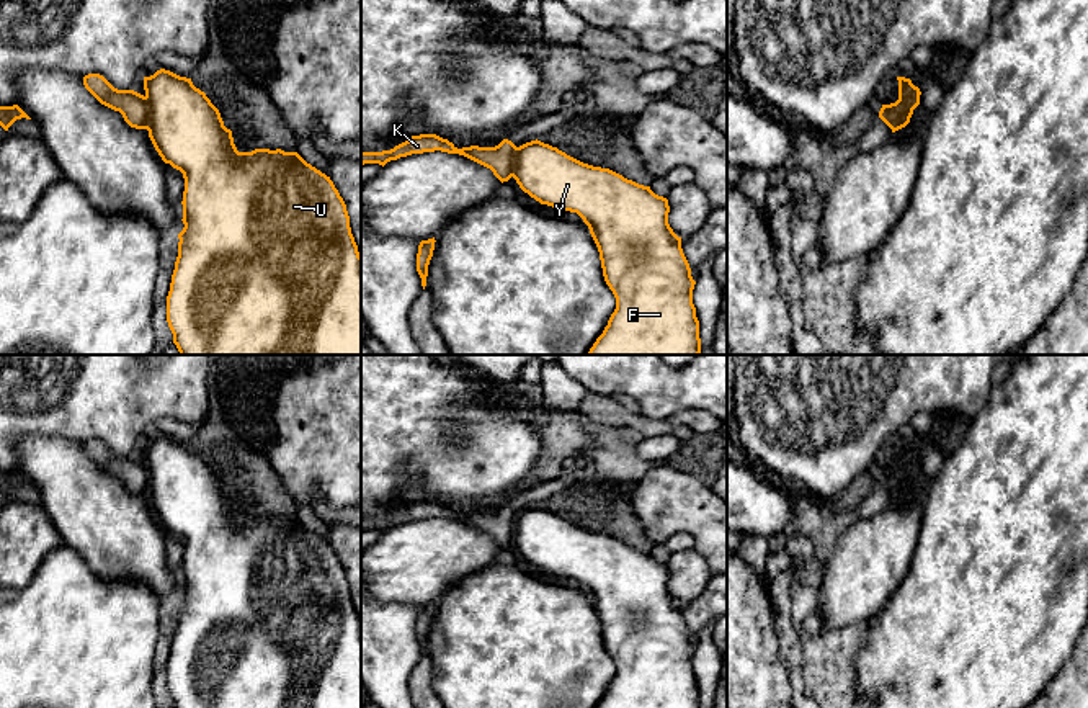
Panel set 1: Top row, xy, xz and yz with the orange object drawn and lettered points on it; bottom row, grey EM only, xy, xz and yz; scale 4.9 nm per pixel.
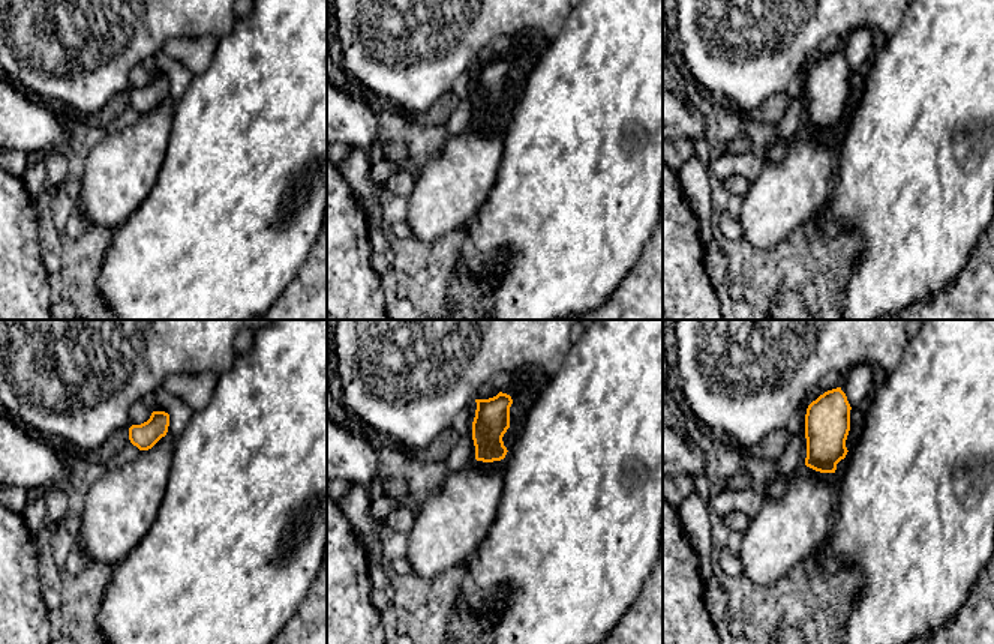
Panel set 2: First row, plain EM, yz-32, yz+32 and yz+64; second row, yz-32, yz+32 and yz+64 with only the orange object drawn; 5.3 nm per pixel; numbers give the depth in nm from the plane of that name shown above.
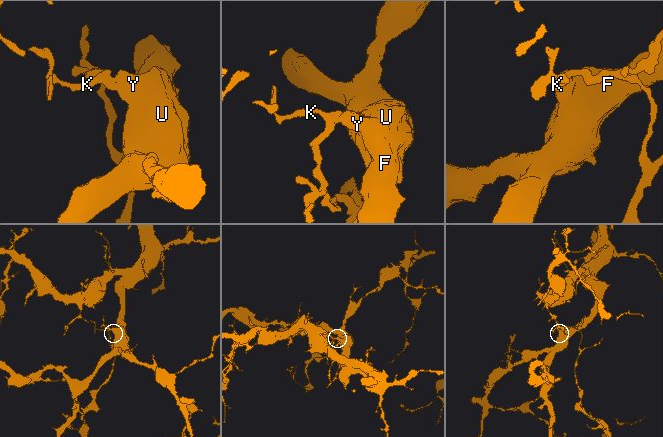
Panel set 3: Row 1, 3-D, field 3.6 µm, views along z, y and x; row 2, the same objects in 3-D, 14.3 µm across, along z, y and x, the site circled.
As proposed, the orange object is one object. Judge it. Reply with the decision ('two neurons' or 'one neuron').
two neurons

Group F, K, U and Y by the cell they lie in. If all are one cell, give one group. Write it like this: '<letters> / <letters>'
F U Y / K

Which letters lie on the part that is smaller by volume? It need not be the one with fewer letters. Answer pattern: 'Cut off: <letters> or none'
Cut off: K

